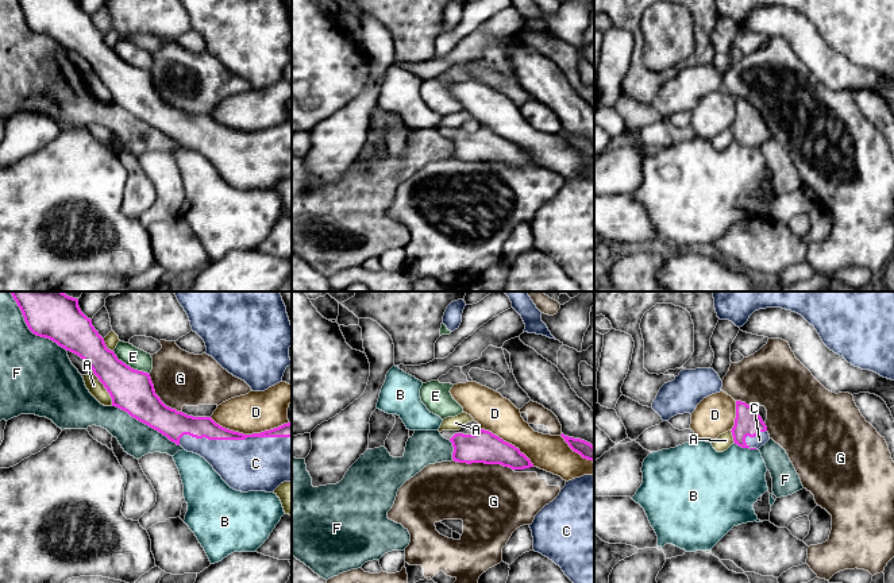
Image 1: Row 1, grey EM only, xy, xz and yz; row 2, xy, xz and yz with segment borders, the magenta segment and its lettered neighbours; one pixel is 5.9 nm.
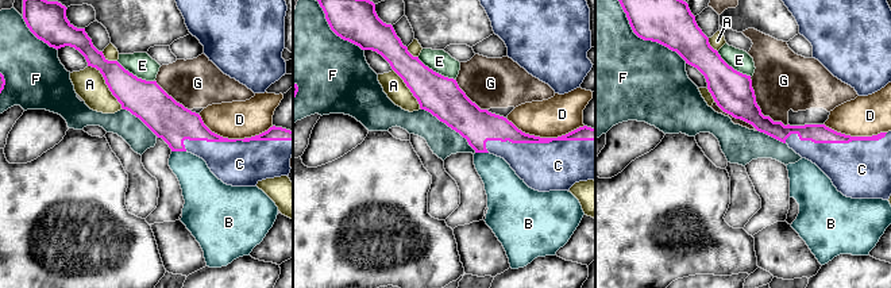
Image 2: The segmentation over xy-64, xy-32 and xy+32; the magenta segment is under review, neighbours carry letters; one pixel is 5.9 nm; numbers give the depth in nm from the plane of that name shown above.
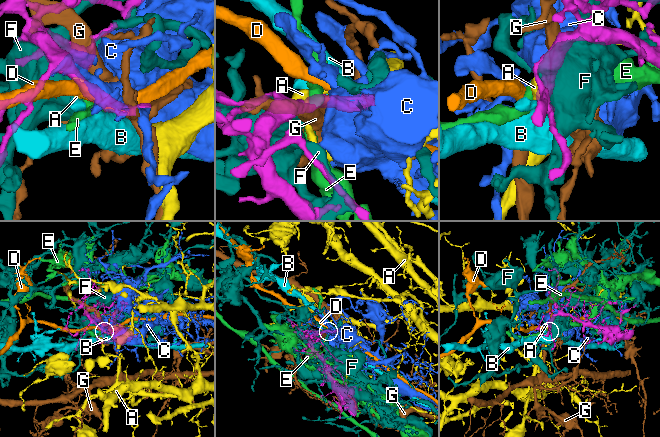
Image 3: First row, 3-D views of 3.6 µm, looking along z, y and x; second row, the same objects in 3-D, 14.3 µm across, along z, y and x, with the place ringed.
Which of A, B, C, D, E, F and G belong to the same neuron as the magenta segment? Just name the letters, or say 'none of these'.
C

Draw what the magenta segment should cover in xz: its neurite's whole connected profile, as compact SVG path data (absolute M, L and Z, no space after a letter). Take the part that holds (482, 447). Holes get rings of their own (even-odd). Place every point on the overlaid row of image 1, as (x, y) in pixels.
M485 429L474 435L455 433L450 441L454 447L452 459L458 463L501 464L512 470L533 467L519 448Z

